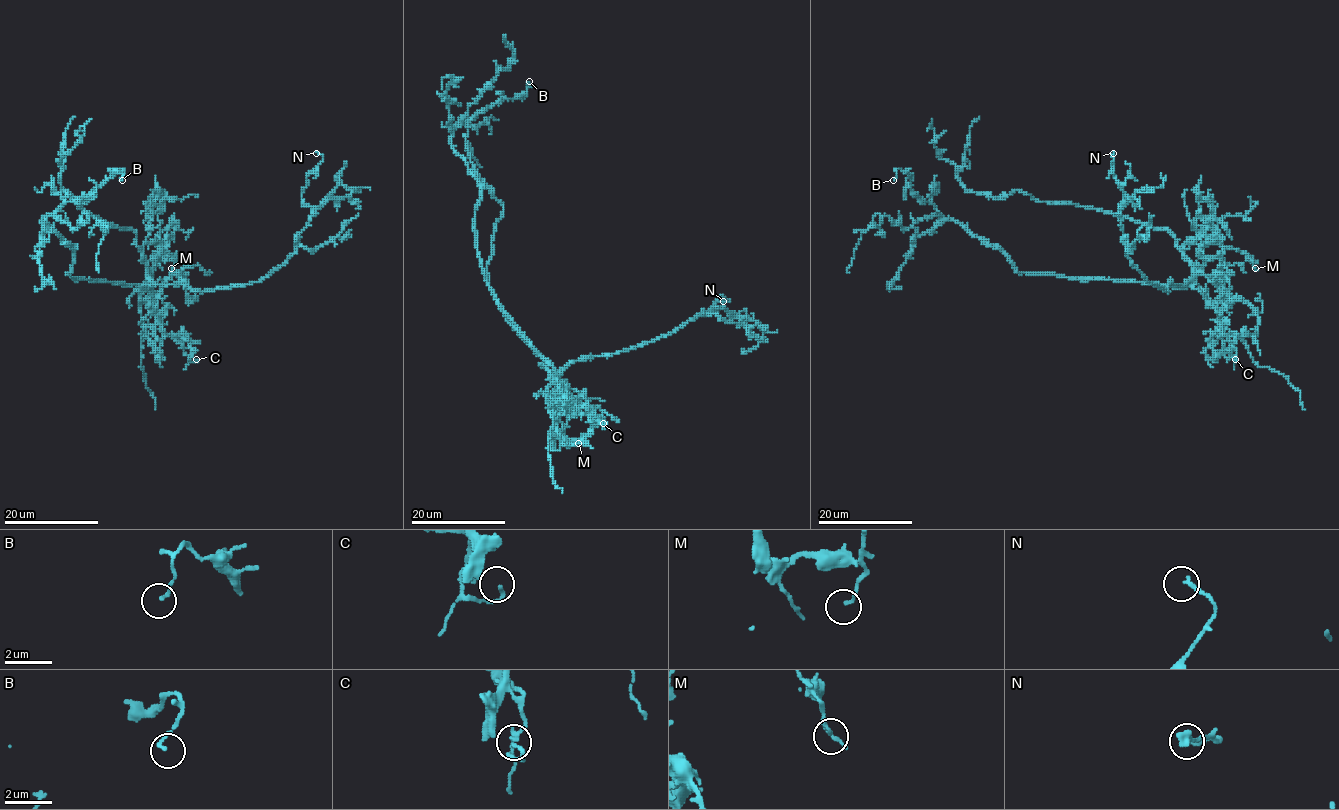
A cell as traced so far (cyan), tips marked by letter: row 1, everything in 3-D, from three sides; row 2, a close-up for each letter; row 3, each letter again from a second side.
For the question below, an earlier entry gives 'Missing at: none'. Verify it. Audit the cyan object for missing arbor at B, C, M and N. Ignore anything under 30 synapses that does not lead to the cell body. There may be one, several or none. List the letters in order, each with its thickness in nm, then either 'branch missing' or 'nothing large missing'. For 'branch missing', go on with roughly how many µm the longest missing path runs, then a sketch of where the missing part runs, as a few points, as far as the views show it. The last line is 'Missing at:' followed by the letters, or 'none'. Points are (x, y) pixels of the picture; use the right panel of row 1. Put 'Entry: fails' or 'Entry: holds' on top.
Entry: holds
B: 130 nm thick; nothing large missing
C: 140 nm thick; nothing large missing
M: 120 nm thick; nothing large missing
N: 180 nm thick; nothing large missing
Missing at: none

